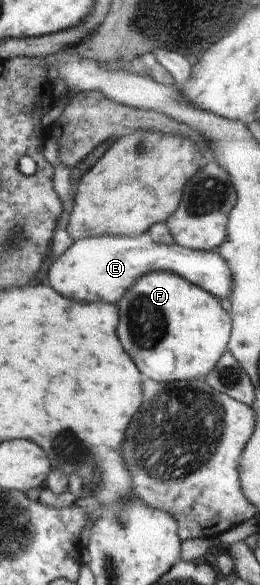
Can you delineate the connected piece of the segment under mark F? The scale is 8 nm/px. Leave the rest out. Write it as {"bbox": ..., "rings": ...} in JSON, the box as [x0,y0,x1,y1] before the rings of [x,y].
{"bbox":[118,271,232,382],"rings":[[[150,271],[142,275],[140,280],[134,283],[123,296],[122,304],[118,304],[118,308],[122,308],[122,324],[118,324],[118,336],[122,336],[122,344],[126,344],[126,352],[130,352],[130,356],[134,356],[134,360],[138,360],[138,368],[142,368],[142,374],[146,378],[152,378],[158,382],[196,380],[196,378],[208,374],[220,362],[221,356],[225,354],[226,344],[229,344],[228,338],[232,338],[230,336],[230,314],[220,305],[220,300],[212,293],[206,292],[202,287],[170,271]]]}

